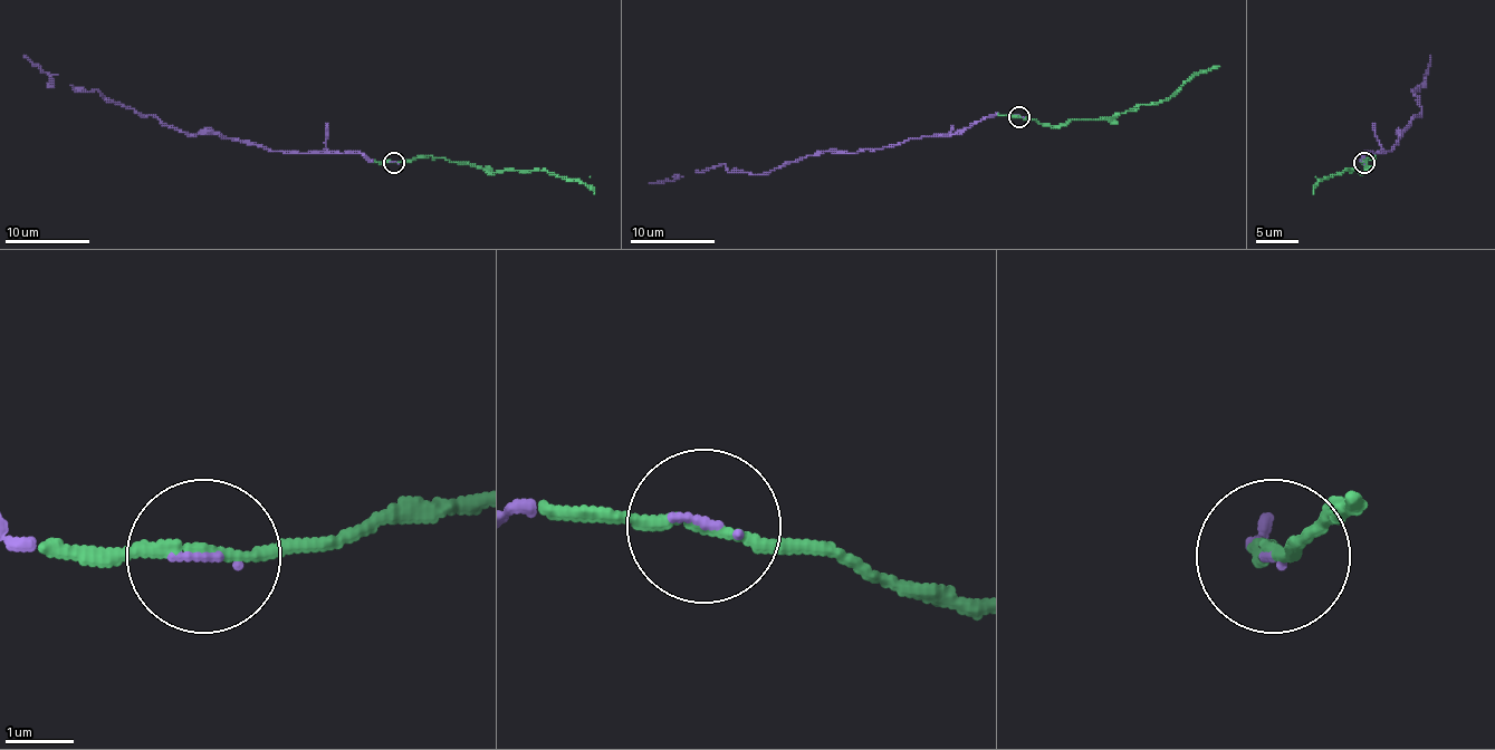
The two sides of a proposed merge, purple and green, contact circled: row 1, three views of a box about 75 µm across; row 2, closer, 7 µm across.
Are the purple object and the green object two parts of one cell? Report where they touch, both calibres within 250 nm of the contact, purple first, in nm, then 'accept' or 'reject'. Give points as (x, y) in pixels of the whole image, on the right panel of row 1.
at (1363, 162); 80 nm thick on the purple side, 160 nm on the other; accept

